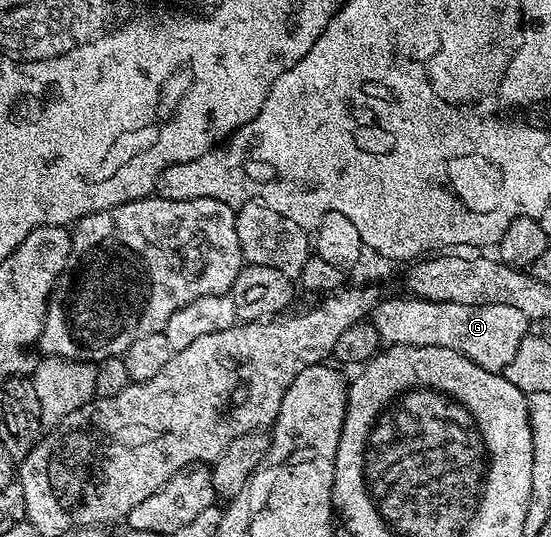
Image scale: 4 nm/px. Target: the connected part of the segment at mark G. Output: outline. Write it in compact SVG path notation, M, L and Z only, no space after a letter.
M402 297L380 301L369 316L369 322L379 330L380 340L393 347L440 347L453 349L469 361L481 365L486 371L503 372L517 357L521 341L529 333L529 321L525 313L520 313L509 305L457 305L456 303L438 303L428 299Z

